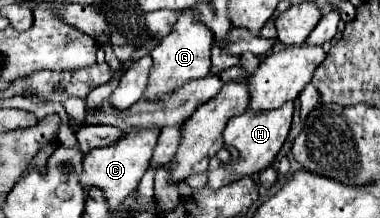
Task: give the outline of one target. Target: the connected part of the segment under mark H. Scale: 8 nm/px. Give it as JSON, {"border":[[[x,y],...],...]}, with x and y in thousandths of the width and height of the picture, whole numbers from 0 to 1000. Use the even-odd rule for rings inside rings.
{"border":[[[750,468],[739,495],[708,505],[708,514],[645,505],[639,523],[608,541],[587,606],[587,651],[592,651],[587,679],[624,688],[624,725],[592,761],[576,743],[576,725],[555,725],[550,780],[545,780],[545,862],[555,862],[555,872],[587,862],[587,844],[608,844],[639,807],[666,807],[666,798],[697,780],[703,761],[713,761],[724,743],[745,651],[755,642],[755,615],[766,587],[766,541],[771,541],[771,468]]]}

